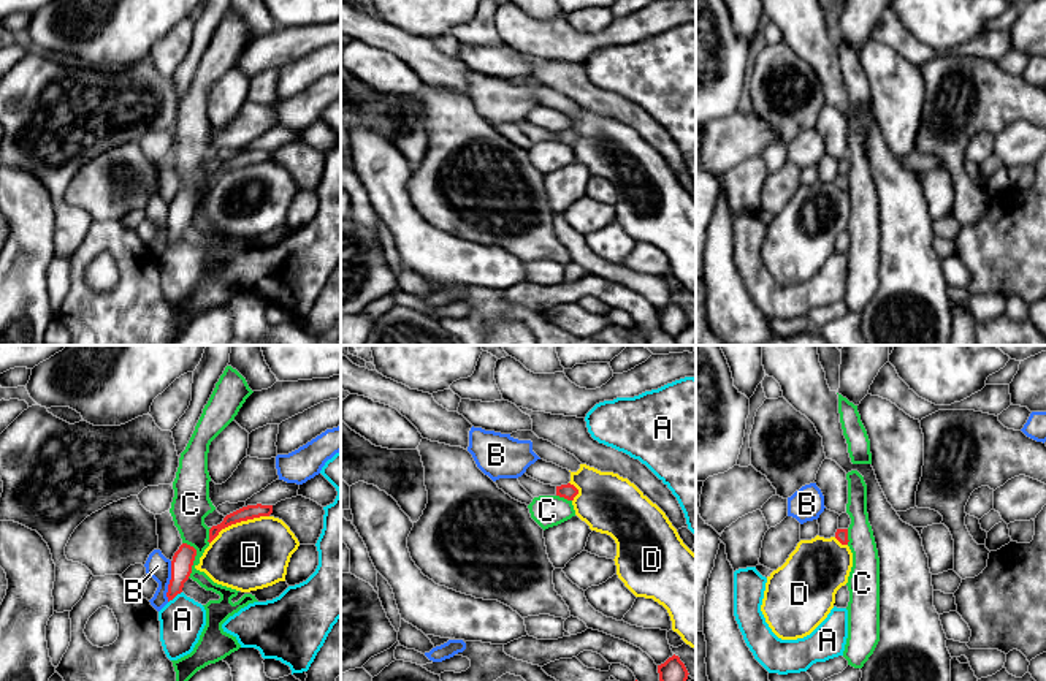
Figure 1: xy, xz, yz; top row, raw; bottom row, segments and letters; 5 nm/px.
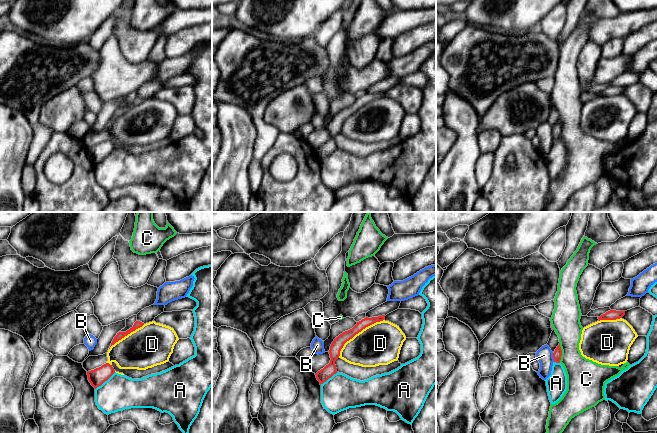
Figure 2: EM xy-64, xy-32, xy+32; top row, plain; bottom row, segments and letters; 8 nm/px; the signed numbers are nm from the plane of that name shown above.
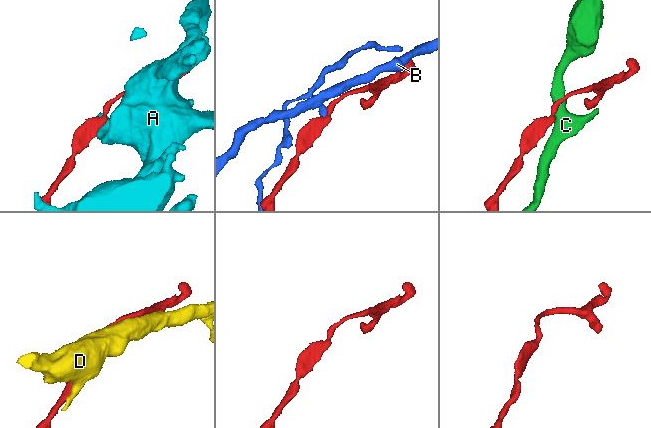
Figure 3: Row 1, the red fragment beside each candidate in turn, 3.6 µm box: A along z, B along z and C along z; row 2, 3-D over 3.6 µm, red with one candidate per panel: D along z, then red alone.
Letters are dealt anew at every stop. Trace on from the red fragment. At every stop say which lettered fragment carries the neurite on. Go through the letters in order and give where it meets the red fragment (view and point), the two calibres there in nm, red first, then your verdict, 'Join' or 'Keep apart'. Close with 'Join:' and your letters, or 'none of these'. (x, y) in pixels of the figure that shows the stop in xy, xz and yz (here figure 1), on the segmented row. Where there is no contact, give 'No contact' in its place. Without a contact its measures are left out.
A: Touches red at xy (175, 596). Thickness 110 nm (red) against 220 nm. Keep apart
B: Touches red at xy (170, 582). Thickness 110 nm (red) against 120 nm. Keep apart
C: Touches red at xy (194, 558). Thickness 110 nm (red) against 190 nm. Keep apart
D: Touches red at xy (238, 521). Thickness 70 nm (red) against 360 nm. Keep apart
Join: none of these

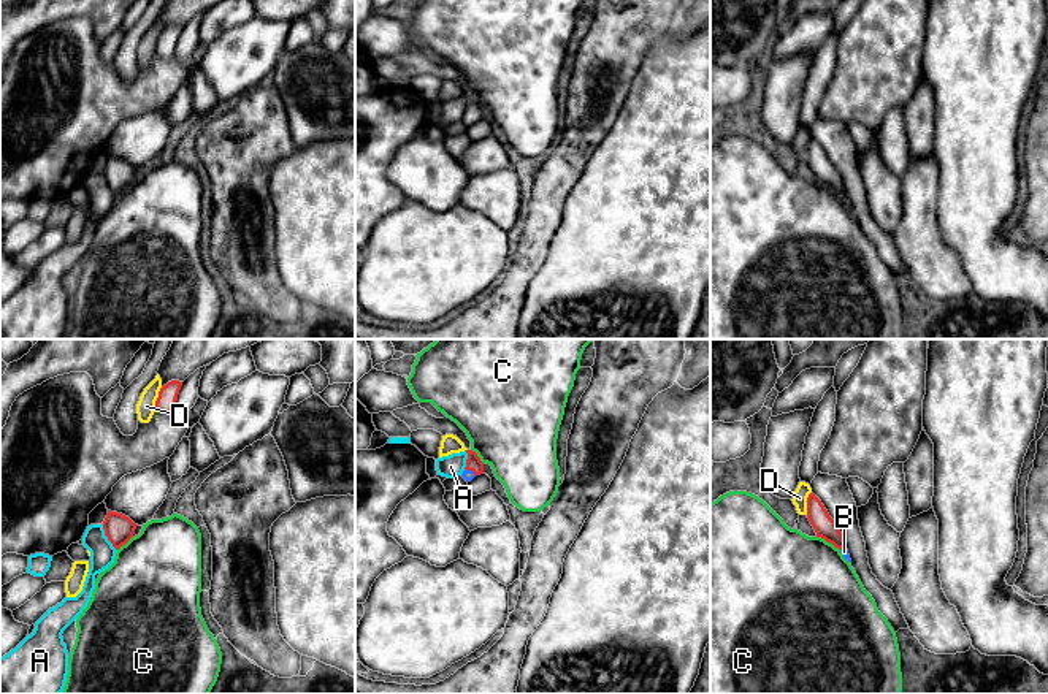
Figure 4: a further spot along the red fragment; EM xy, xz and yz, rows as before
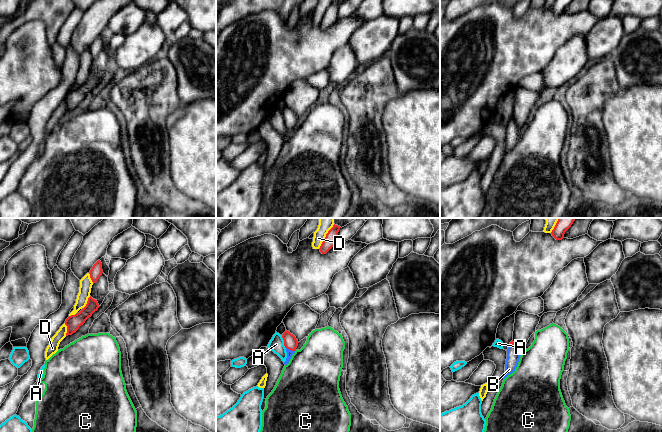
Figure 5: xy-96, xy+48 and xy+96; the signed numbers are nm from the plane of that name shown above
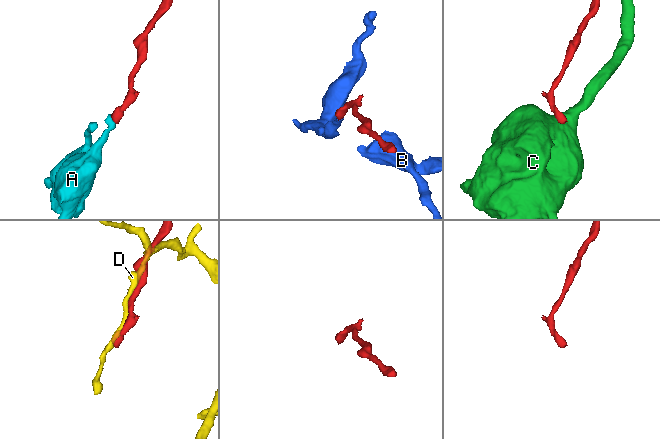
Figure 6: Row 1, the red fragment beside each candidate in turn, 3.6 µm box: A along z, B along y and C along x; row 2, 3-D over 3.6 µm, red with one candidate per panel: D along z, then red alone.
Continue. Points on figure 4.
A: Touches red at xy (107, 536). Thickness 150 nm (red) against 130 nm. Keep apart
B: Touches red at xz (471, 469). Thickness 80 nm (red) against 60 nm. Join
C: Touches red at yz (828, 541). Thickness 110 nm (red) against 480 nm. Keep apart
D: Touches red at xy (157, 398). Thickness 100 nm (red) against 100 nm. Keep apart
Join: B

